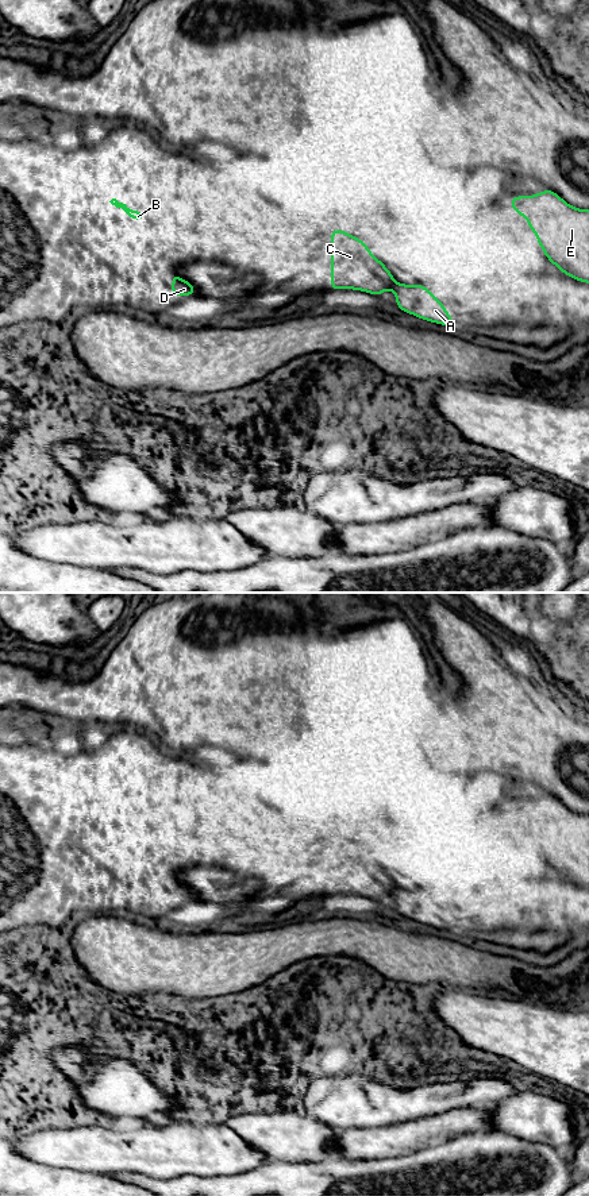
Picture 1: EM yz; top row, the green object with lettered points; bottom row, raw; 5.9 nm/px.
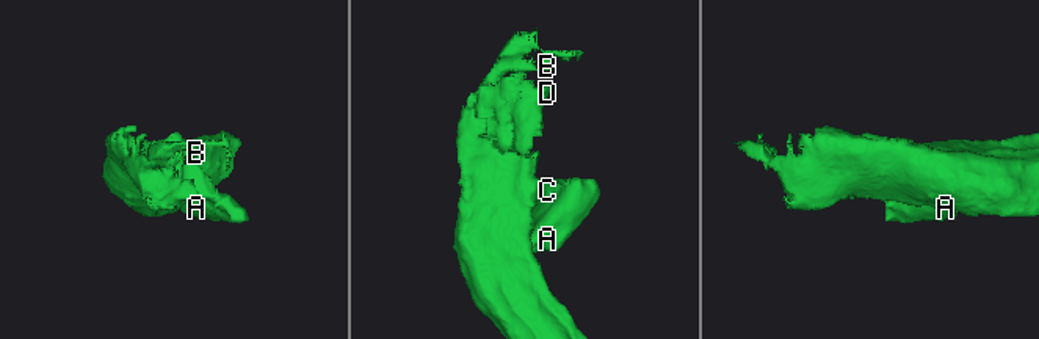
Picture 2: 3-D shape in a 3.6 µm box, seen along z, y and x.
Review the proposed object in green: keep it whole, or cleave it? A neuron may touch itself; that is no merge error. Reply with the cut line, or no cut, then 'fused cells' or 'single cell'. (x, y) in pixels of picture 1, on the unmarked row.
cut yz (396, 887), (391, 892); fused cells

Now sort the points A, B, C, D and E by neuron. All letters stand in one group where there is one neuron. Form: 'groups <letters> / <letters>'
groups A / B C D E

